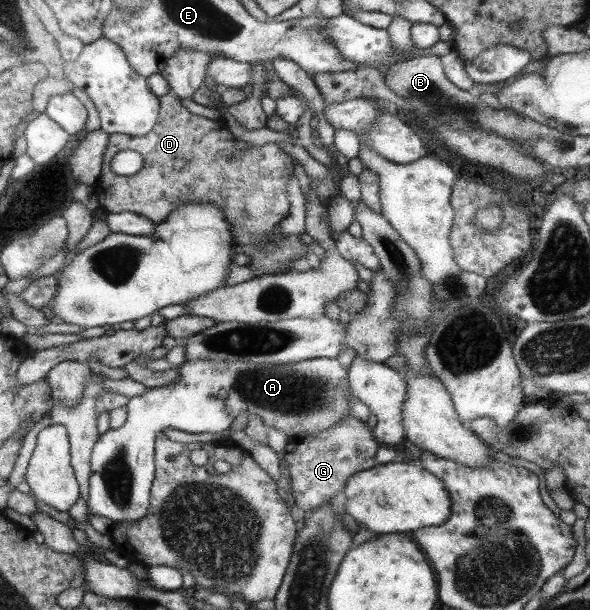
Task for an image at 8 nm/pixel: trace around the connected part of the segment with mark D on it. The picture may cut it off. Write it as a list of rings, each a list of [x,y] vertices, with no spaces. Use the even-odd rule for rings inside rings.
[[[171,92],[161,96],[159,101],[157,123],[147,135],[110,135],[101,165],[103,170],[94,189],[100,206],[107,213],[129,211],[156,224],[188,202],[219,206],[224,217],[229,217],[233,229],[236,243],[233,251],[251,257],[246,266],[255,269],[255,278],[293,271],[295,255],[301,255],[304,244],[295,235],[282,239],[279,231],[280,223],[291,213],[288,179],[295,172],[293,159],[277,142],[262,146],[250,144],[247,149],[237,149],[237,133],[229,129],[225,119],[210,120],[193,115]],[[125,149],[143,156],[143,169],[136,175],[119,176],[111,170],[115,154]]]

